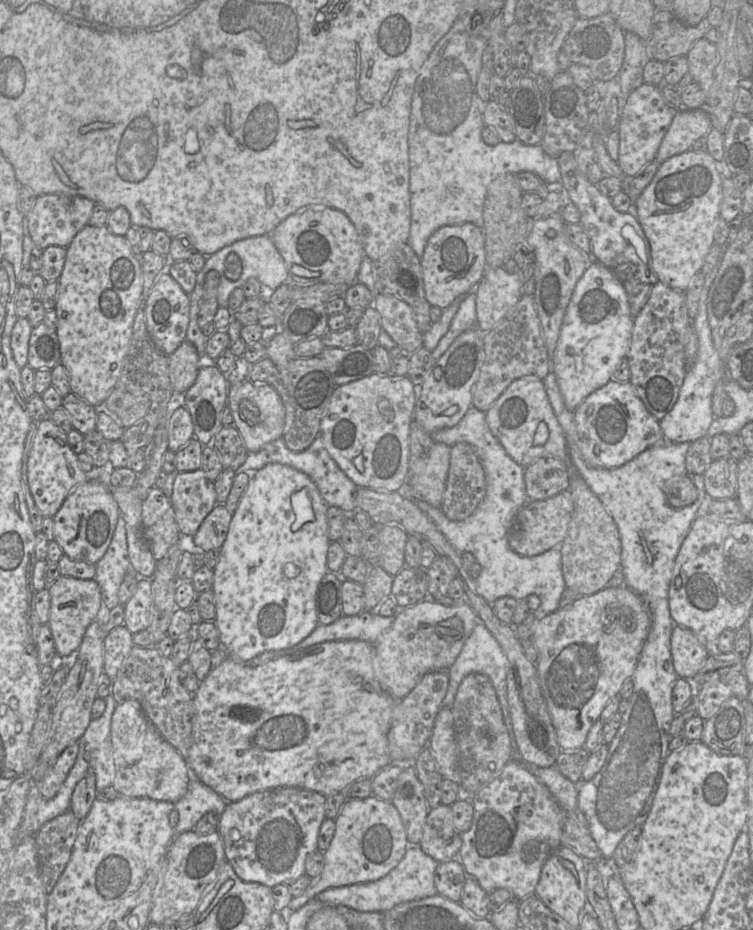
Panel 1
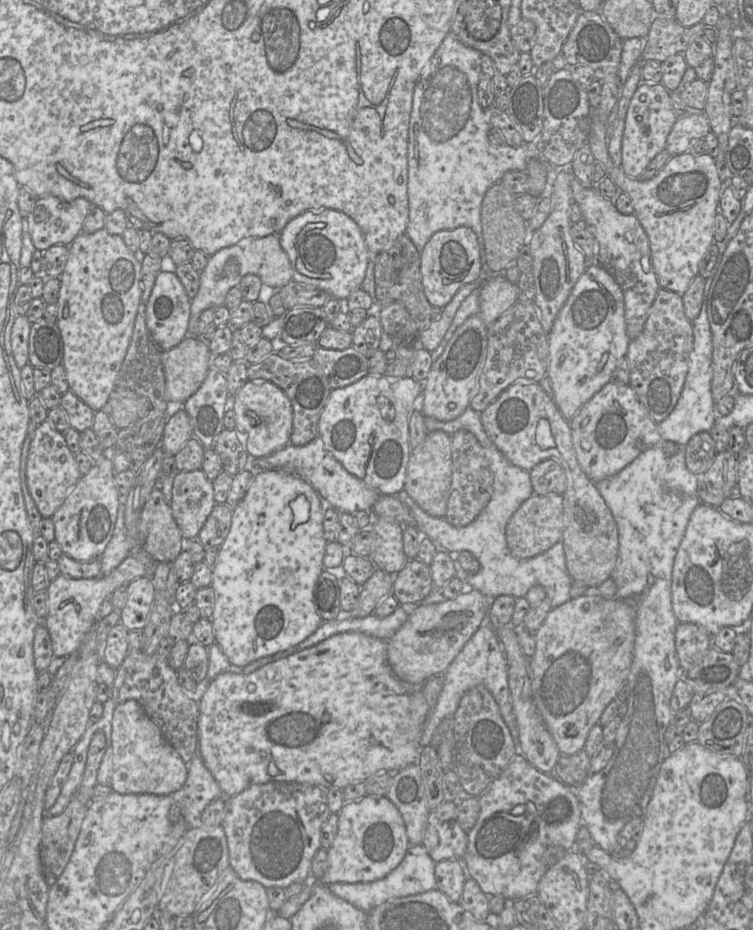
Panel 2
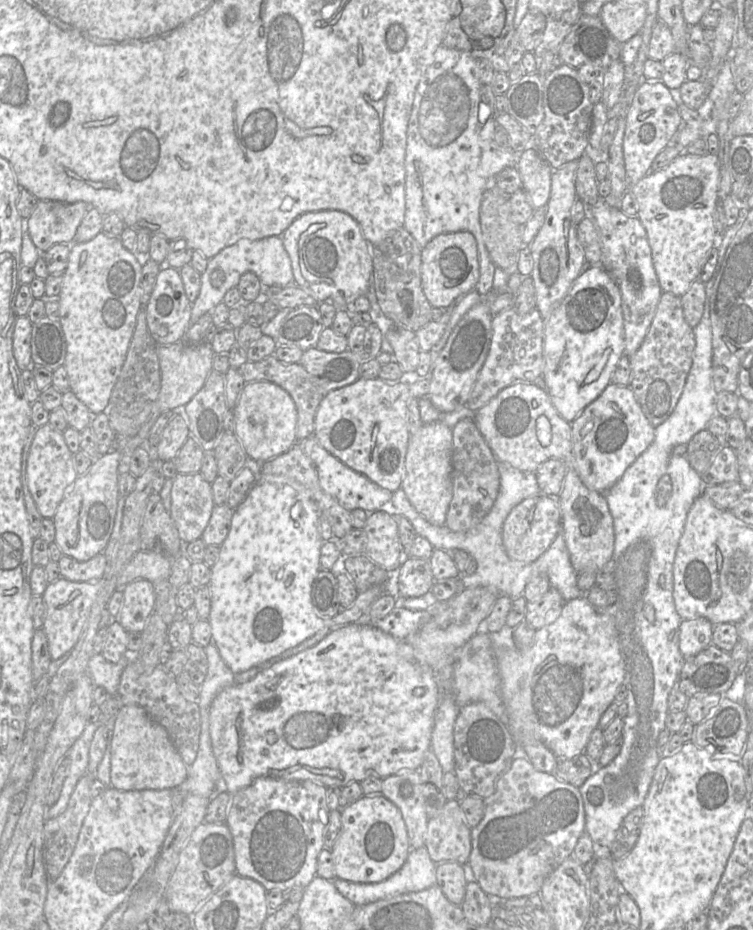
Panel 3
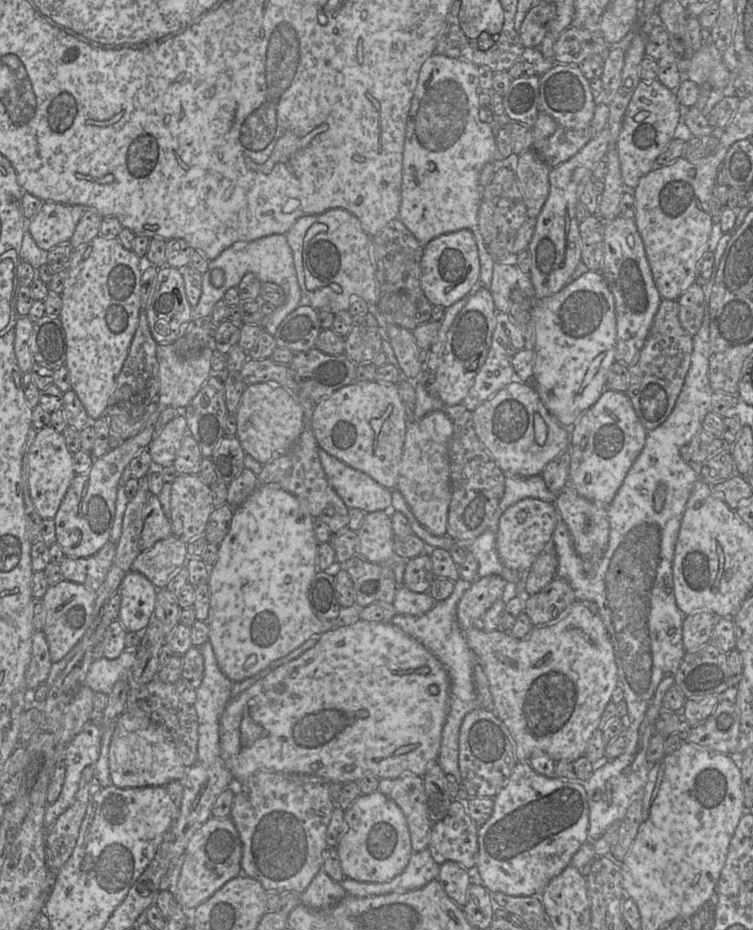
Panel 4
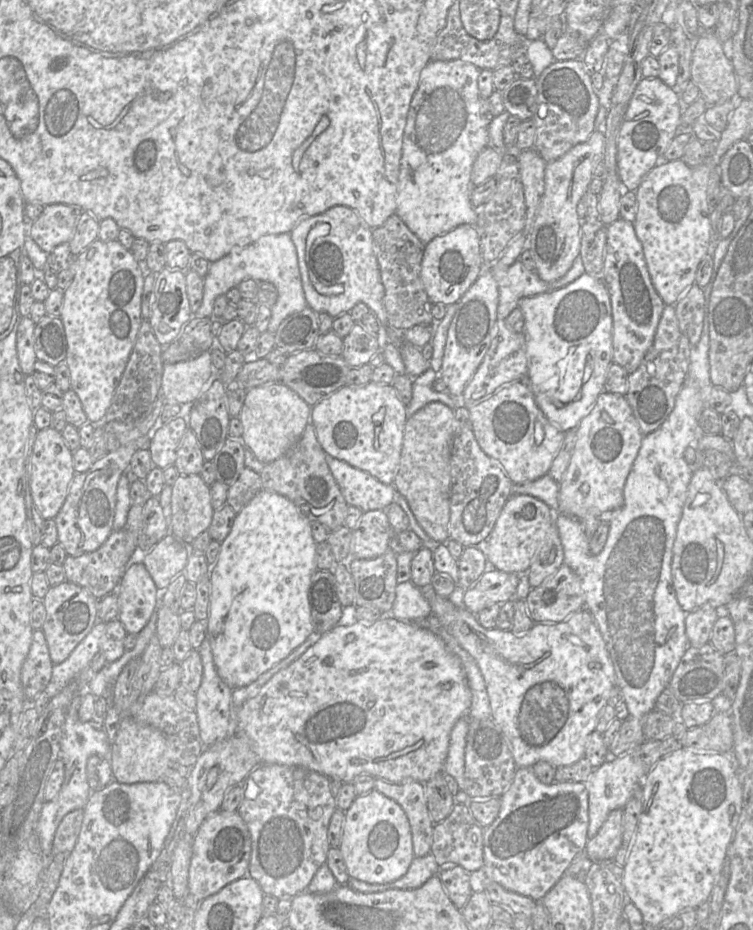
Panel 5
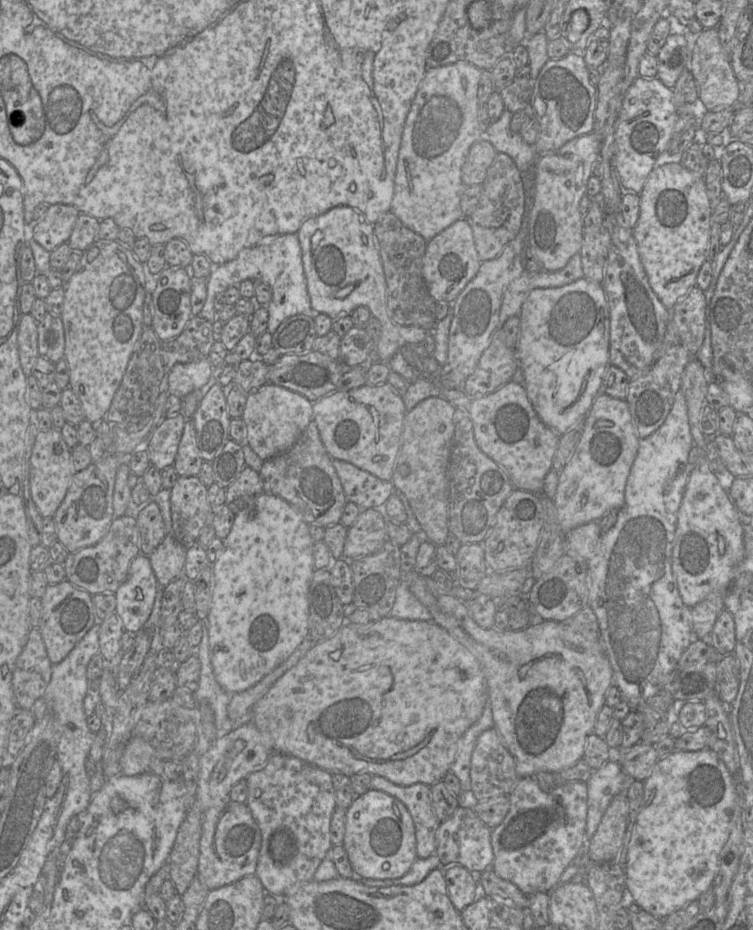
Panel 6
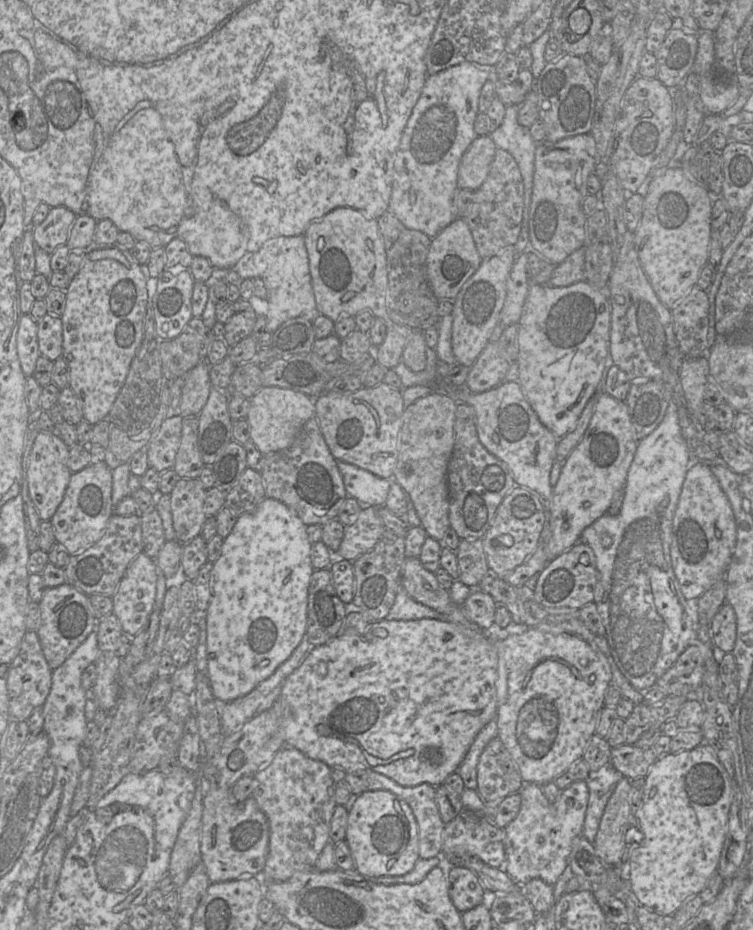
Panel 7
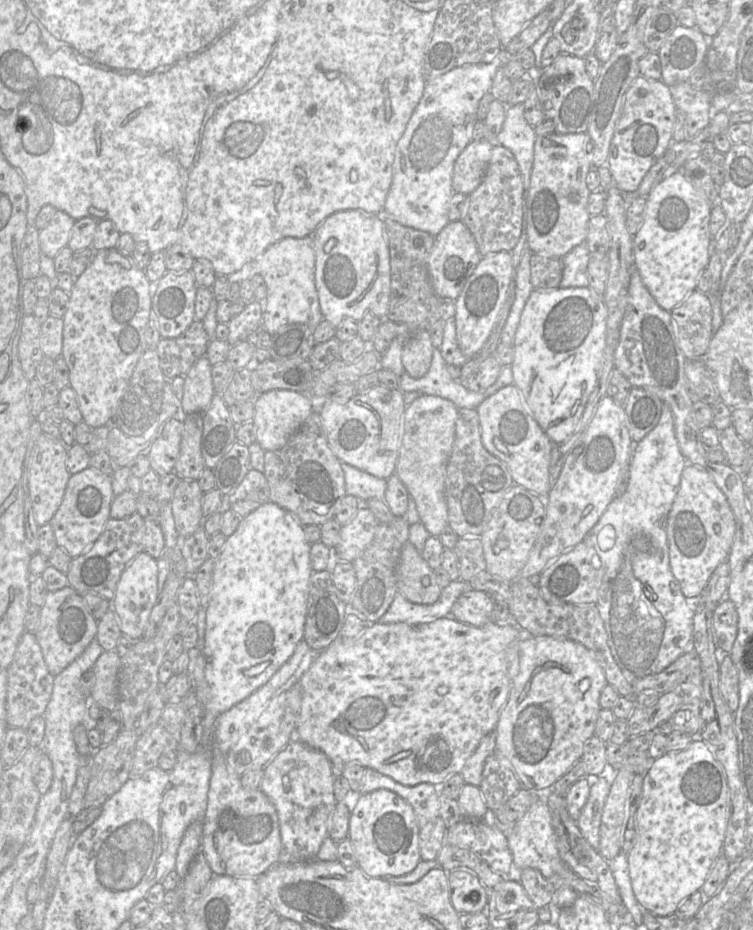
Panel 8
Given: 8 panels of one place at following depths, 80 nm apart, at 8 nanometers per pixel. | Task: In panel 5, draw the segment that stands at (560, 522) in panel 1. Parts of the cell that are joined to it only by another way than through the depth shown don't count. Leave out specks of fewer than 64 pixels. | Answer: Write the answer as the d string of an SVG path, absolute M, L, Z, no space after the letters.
M526 494L511 495L503 506L488 538L476 547L485 554L496 570L518 575L525 574L544 542L555 517L556 512L542 500Z

